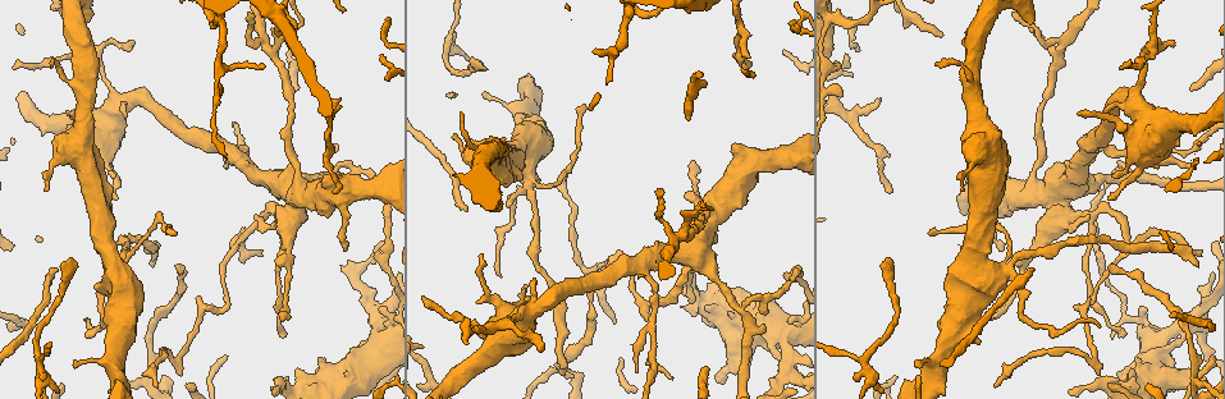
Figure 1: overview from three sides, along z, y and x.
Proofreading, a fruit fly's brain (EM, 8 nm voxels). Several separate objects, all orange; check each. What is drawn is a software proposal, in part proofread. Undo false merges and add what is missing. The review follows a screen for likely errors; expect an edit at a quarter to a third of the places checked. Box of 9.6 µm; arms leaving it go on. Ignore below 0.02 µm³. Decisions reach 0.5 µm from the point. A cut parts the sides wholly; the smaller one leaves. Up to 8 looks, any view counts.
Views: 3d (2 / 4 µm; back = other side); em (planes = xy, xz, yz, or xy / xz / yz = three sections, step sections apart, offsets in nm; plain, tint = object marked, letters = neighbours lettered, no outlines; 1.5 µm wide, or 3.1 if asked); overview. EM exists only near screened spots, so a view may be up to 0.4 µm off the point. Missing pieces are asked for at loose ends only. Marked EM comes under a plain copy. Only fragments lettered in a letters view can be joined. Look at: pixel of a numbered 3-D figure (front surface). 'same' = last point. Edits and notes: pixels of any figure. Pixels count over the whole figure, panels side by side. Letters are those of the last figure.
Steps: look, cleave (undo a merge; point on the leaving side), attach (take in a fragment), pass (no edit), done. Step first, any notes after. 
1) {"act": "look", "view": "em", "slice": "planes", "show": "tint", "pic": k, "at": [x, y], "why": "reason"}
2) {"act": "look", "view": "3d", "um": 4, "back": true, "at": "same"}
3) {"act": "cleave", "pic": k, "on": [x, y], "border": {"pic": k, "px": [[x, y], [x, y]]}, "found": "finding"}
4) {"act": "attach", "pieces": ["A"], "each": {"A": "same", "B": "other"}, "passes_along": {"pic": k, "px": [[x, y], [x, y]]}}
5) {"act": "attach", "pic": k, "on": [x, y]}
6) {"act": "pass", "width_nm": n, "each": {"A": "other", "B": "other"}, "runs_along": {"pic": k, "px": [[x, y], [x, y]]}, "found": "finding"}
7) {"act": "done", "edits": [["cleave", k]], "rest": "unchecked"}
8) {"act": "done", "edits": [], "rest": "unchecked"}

{"act": "look", "view": "3d", "um": 2, "pic": 1, "at": [1196, 263], "why": "long arm stops here"}

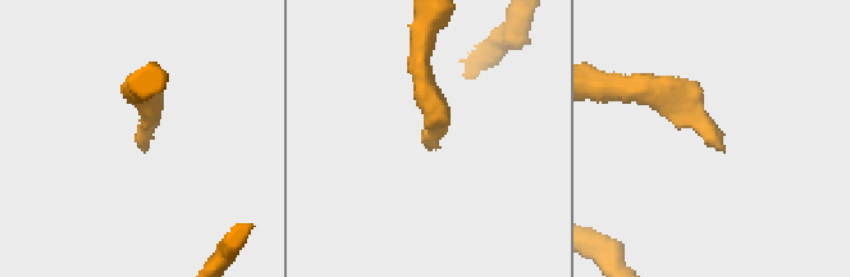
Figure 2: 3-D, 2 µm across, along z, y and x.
{"act": "look", "view": "em", "slice": "xy", "step": 4, "show": "letters", "pic": 2, "at": [721, 147]}

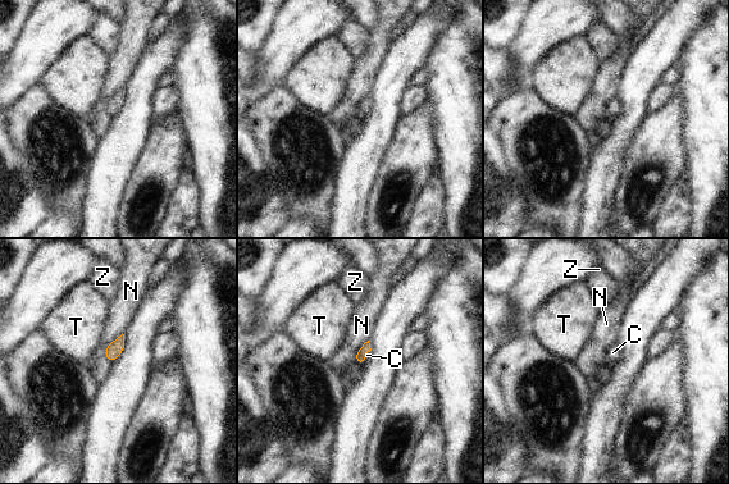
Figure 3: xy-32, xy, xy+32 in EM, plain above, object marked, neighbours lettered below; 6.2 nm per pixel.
{"act": "look", "view": "em", "slice": "planes", "show": "letters", "at": "same", "why": "another direction"}

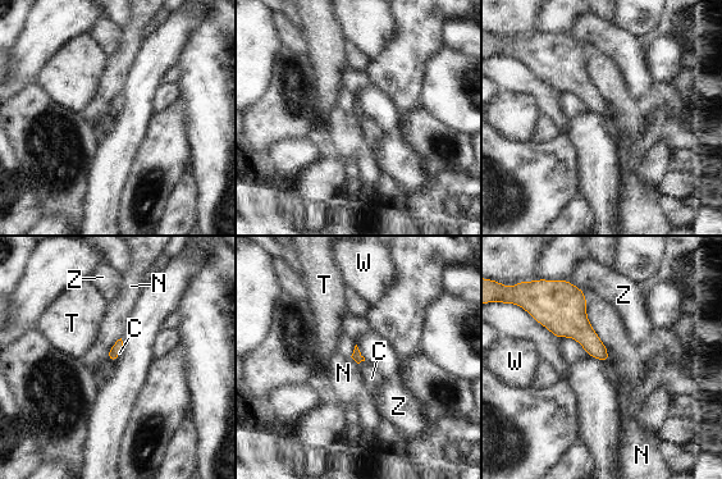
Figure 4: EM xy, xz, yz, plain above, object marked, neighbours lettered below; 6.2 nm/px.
{"act": "attach", "pieces": ["C"], "each": {"C": "same", "N": "other", "T": "other", "W": "other", "Z": "other"}, "passes_along": {"pic": 4, "px": [[356, 355], [361, 360], [371, 378]]}, "found": "the neuron continues"}

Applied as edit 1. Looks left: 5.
{"act": "look", "view": "3d", "um": 2, "pic": 1, "at": [645, 303], "why": "a fork"}

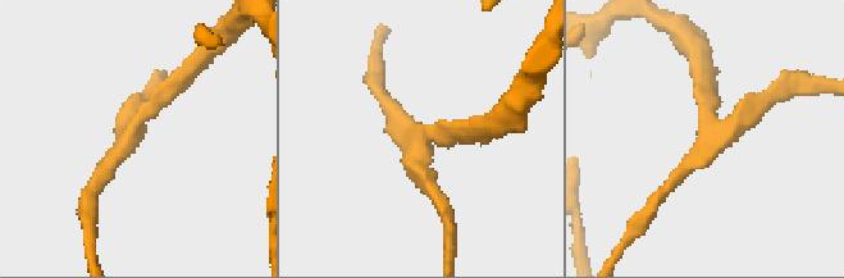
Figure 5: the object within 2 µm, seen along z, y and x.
{"act": "look", "view": "em", "slice": "planes", "show": "tint", "pic": 5, "at": [135, 128], "arms": 3, "why": "now the EM"}

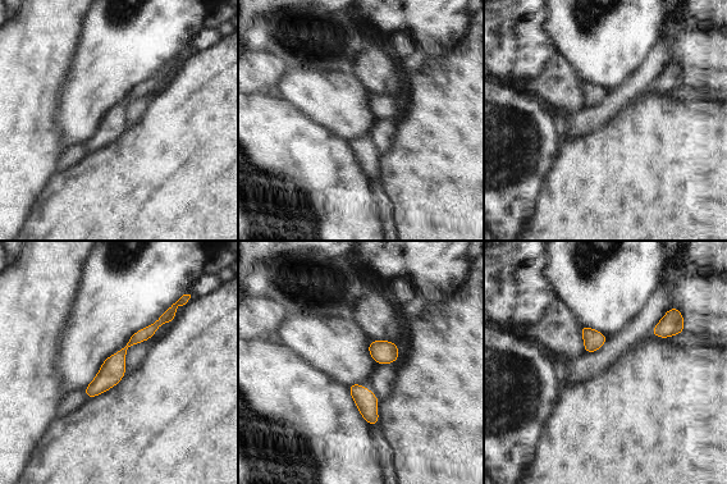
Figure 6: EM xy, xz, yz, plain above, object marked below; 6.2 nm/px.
{"act": "look", "view": "em", "slice": "planes", "show": "letters", "at": "same"}

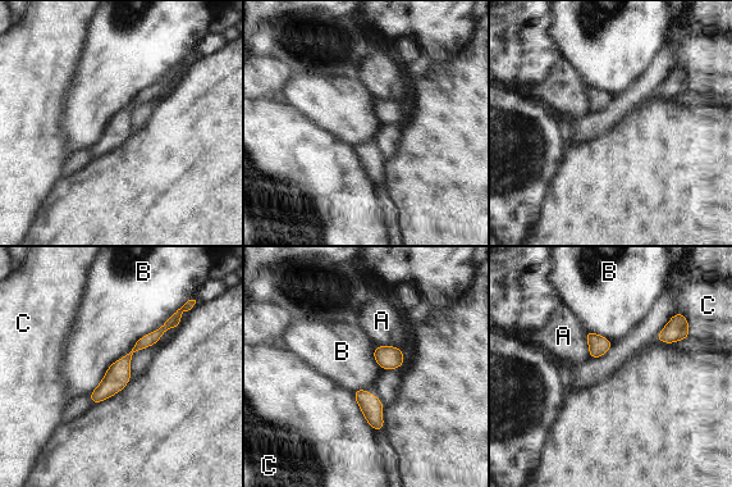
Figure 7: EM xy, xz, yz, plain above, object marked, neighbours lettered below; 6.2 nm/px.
{"act": "pass", "width_nm": 20, "each": {"A": "other", "B": "other", "C": "other"}, "found": "all the same neuron"}

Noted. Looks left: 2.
{"act": "look", "view": "3d", "um": 2, "pic": 1, "at": [481, 69], "why": "an open end"}

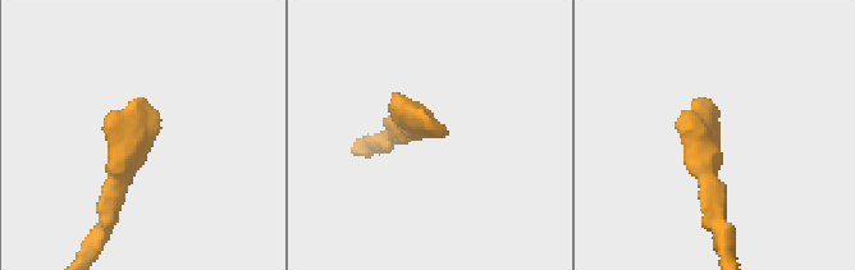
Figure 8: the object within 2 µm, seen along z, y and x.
{"act": "look", "view": "em", "slice": "planes", "show": "letters", "pic": 8, "at": [147, 104], "why": "shape alone is not enough"}

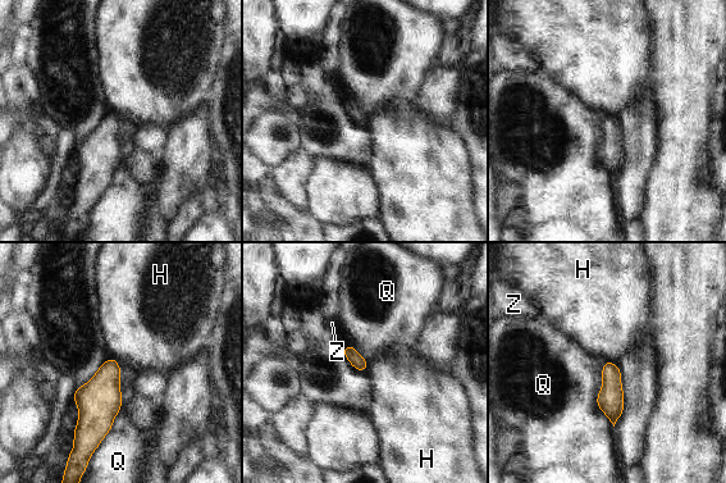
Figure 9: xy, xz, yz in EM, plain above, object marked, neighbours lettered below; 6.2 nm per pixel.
{"act": "pass", "width_nm": 90, "each": {"H": "other", "Q": "other", "Z": "other"}, "border": {"pic": 9, "px": [[603, 360], [616, 364]]}, "found": "none of them fits"}

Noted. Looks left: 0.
{"act": "done", "edits": [["attach", 4]], "rest": "unchecked"}

